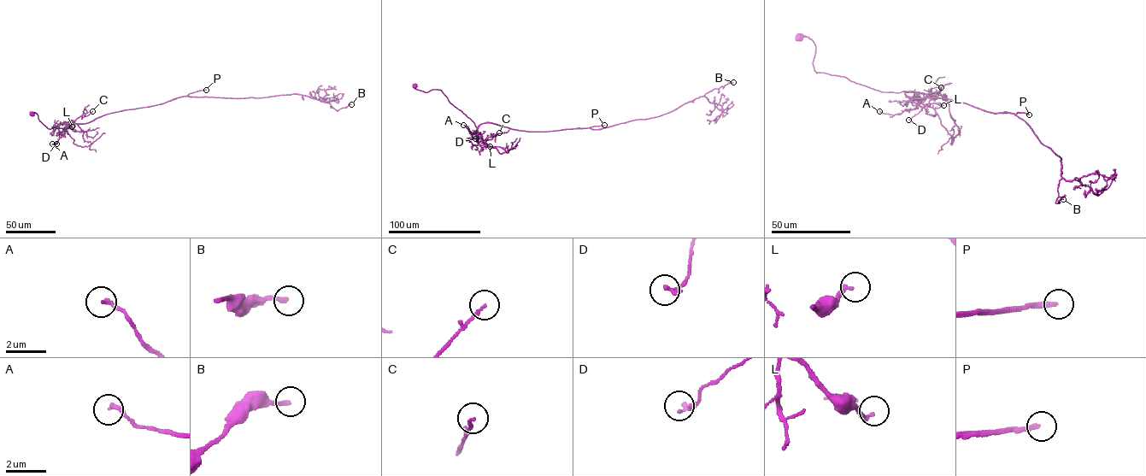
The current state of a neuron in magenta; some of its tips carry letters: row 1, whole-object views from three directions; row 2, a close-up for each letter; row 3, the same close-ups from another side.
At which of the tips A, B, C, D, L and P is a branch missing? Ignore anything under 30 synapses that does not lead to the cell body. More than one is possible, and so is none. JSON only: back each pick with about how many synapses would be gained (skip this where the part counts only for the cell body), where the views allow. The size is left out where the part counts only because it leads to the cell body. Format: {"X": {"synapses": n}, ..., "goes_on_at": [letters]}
{"P": {"synapses": 120}, "goes_on_at": ["P"]}

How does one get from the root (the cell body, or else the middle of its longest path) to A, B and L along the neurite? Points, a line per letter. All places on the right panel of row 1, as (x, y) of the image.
A: (800, 38), (815, 45), (817, 72), (883, 92), (913, 91), (921, 101), (901, 113), (879, 111)
B: (800, 38), (815, 45), (817, 72), (883, 92), (1016, 115), (1061, 157), (1055, 202), (1063, 199)
L: (800, 38), (815, 45), (817, 72), (883, 92), (913, 91), (923, 104), (943, 105)

